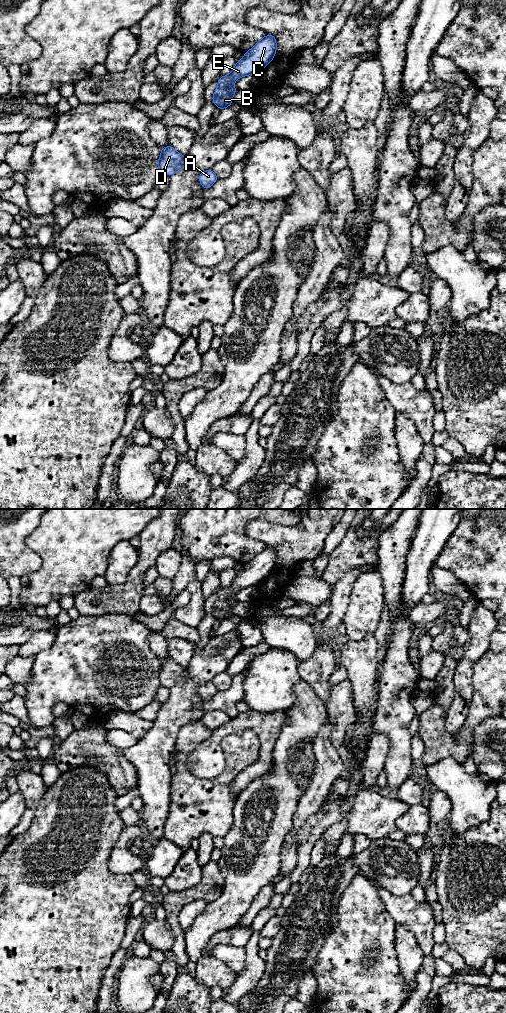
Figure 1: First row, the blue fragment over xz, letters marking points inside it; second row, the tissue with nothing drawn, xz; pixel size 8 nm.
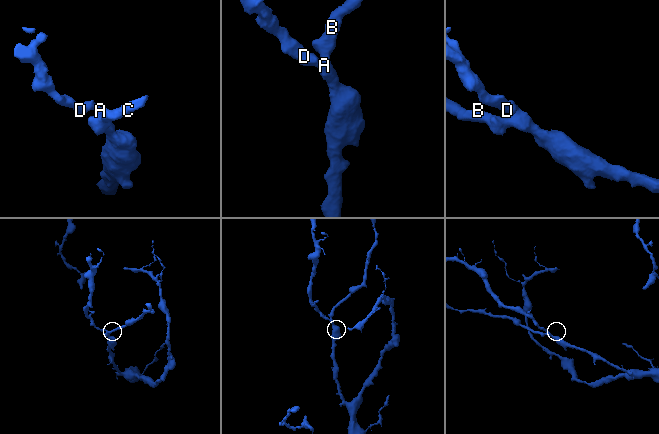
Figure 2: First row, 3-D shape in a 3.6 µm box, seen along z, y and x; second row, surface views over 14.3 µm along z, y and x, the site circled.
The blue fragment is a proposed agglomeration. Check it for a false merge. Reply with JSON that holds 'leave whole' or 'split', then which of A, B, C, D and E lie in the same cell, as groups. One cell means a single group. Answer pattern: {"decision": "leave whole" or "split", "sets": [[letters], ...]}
{"decision": "leave whole", "sets": [["A", "B", "C", "D", "E"]]}

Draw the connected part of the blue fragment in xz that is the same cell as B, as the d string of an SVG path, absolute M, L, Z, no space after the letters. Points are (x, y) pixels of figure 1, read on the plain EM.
M267 547L258 553L244 569L237 573L232 584L226 588L220 588L217 600L212 608L212 614L220 623L229 619L234 613L232 608L238 604L234 600L234 594L244 588L259 585L272 574L277 563L276 548Z

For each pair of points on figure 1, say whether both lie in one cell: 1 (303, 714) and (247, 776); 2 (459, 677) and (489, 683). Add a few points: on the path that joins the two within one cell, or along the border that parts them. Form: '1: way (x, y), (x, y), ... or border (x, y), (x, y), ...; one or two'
1: border (283, 724), (273, 750), (273, 761); two
2: border (480, 657), (473, 665), (472, 698), (469, 702); two

